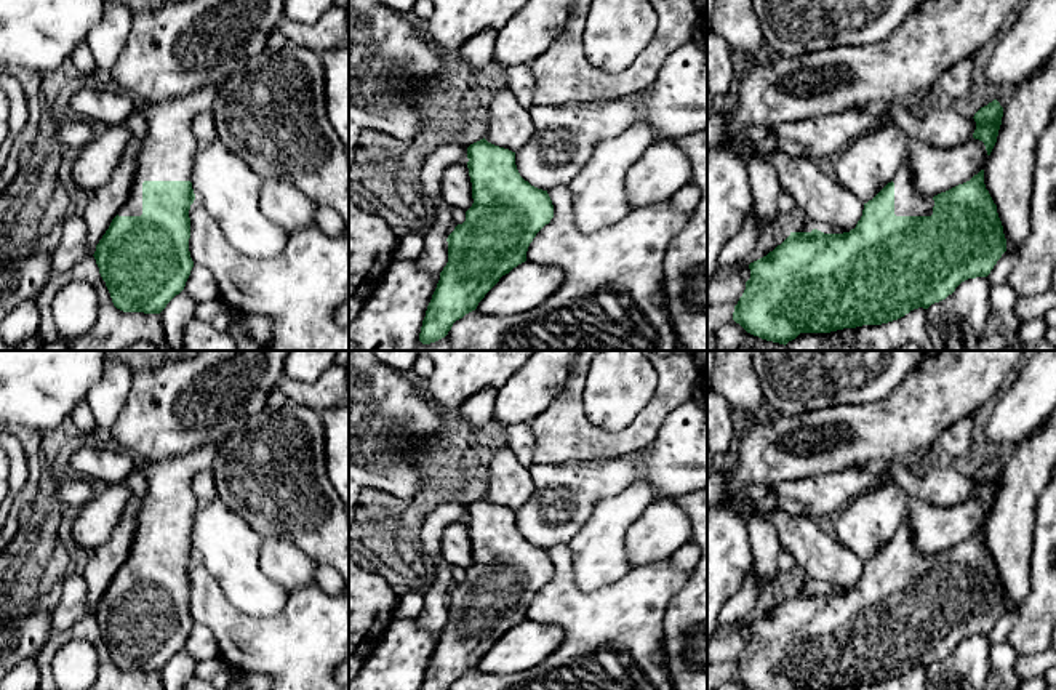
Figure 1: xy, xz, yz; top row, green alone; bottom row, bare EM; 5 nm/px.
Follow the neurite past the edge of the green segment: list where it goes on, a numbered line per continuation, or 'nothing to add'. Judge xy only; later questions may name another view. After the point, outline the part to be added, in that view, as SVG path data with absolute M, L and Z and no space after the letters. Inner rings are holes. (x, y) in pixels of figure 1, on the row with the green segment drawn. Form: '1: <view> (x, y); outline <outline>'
1: xy (167, 149); outline M203 86L178 99L142 106L147 131L141 138L138 168L118 216L142 215L144 181L190 181L197 139L194 118L211 110L218 86Z

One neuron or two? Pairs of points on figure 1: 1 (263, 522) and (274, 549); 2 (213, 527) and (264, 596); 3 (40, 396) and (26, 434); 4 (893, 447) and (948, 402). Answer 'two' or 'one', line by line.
1: two
2: one
3: two
4: one

